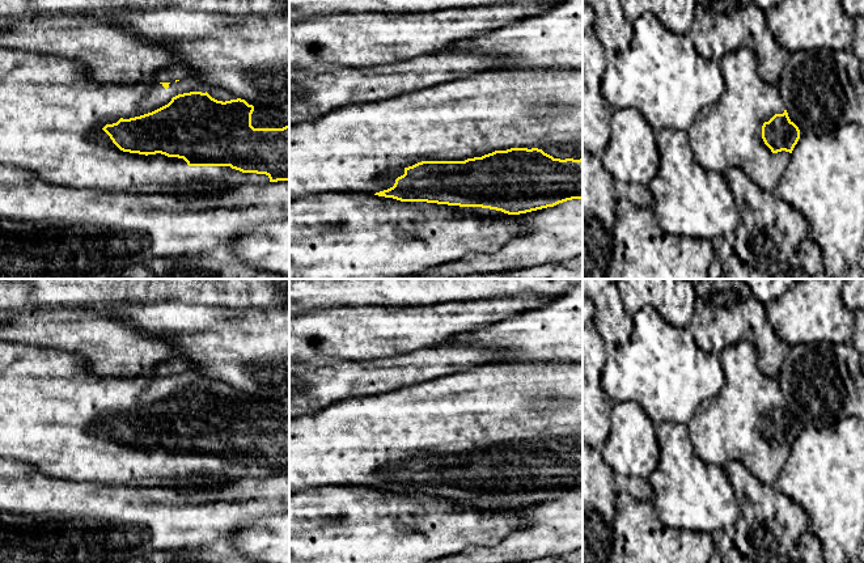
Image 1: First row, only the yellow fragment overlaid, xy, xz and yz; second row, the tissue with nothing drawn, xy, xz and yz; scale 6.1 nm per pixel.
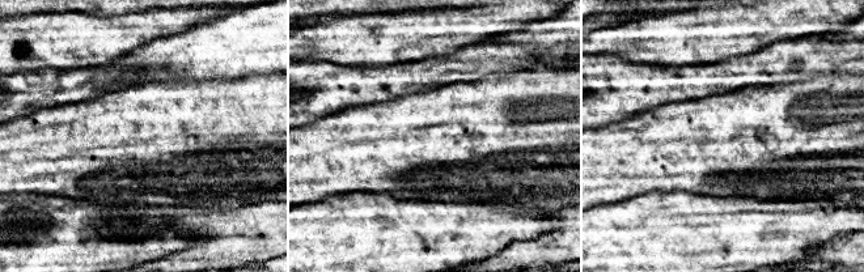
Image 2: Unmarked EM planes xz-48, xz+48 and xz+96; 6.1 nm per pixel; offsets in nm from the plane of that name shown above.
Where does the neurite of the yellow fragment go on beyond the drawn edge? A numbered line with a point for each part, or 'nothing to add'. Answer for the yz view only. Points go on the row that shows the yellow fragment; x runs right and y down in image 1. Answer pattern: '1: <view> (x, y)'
1: yz (728, 134)

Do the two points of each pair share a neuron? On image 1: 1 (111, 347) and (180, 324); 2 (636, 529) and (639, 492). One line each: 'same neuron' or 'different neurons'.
1: different neurons
2: different neurons

